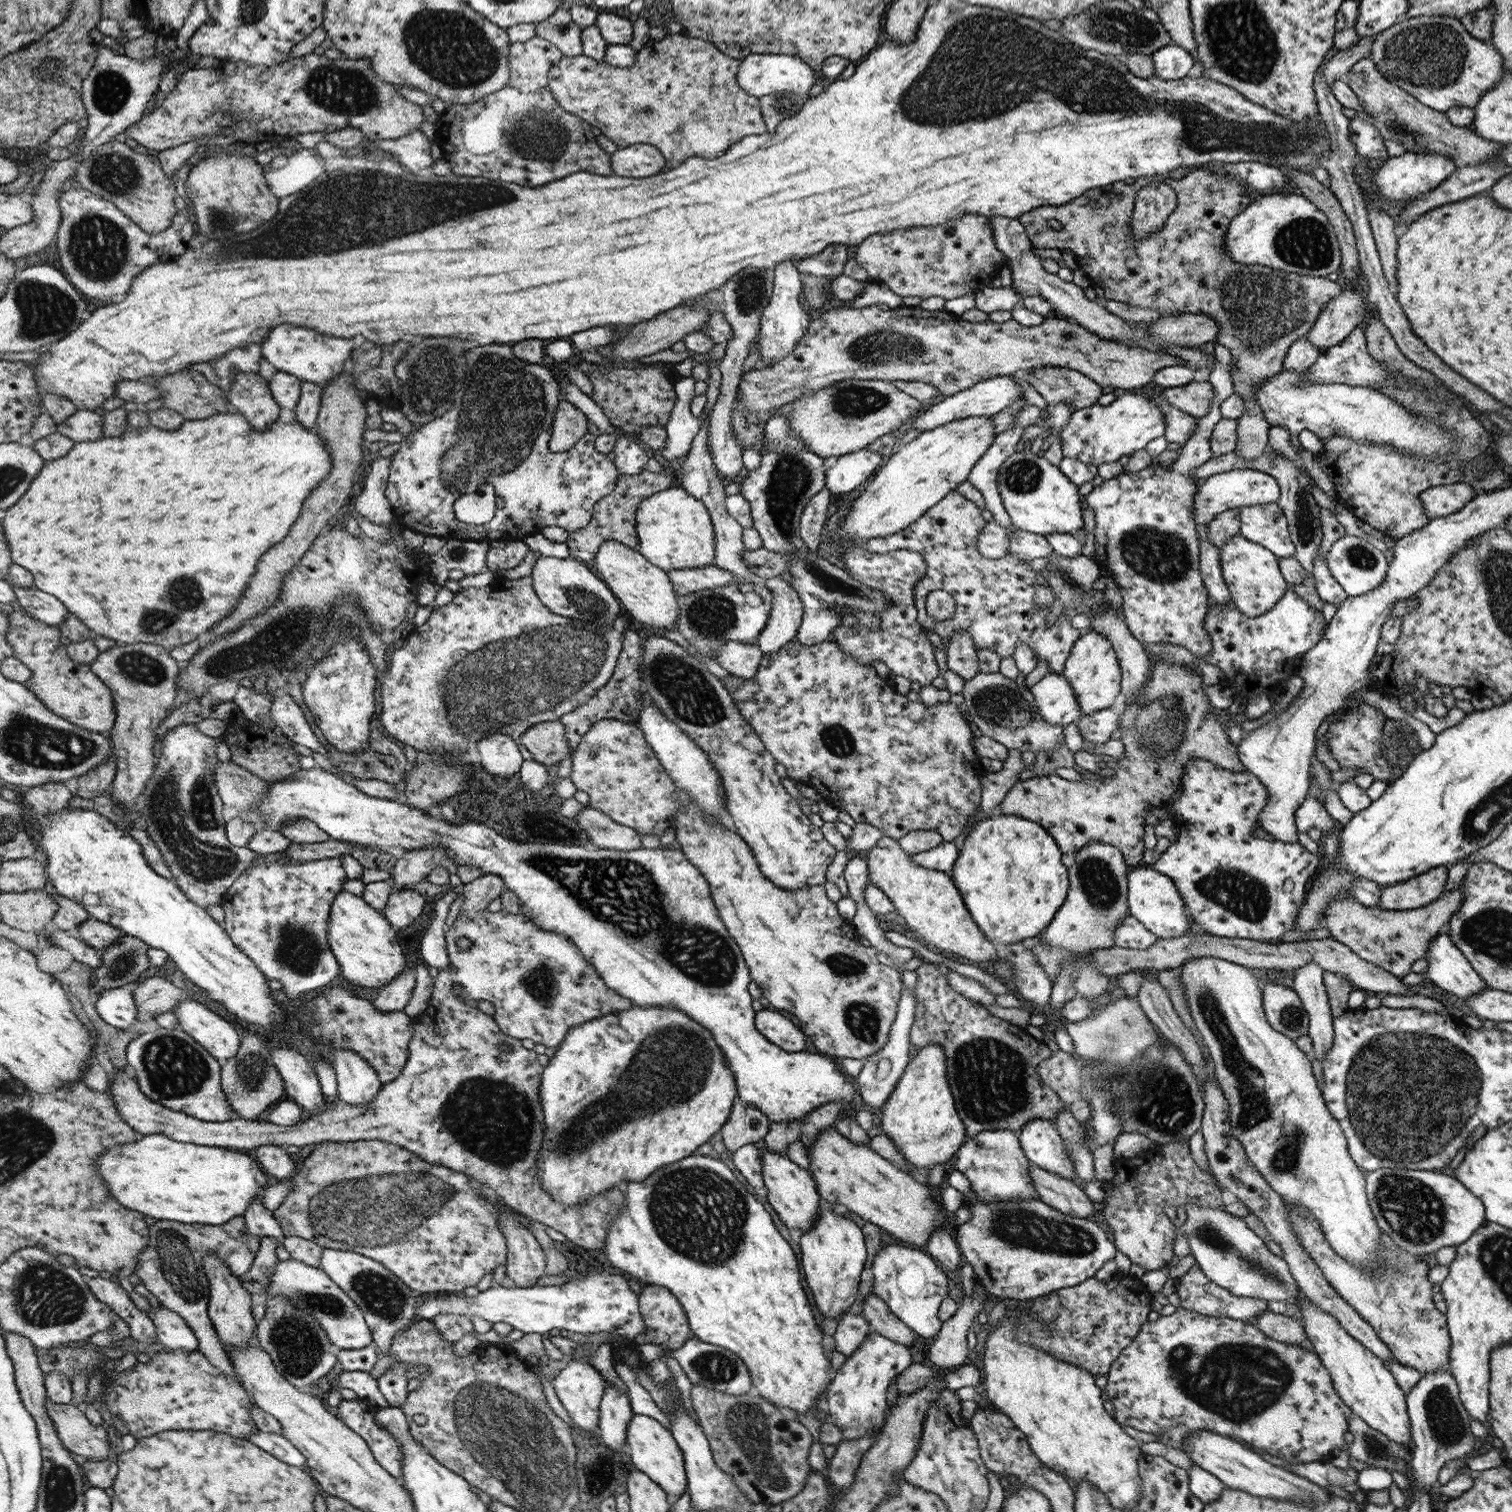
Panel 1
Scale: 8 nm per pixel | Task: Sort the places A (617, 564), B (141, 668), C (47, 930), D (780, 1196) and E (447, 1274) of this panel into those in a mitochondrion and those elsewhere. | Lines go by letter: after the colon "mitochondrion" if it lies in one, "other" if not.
A: other
B: mitochondrion
C: other
D: other
E: other

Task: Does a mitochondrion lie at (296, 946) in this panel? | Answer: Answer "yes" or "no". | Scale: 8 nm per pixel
yes

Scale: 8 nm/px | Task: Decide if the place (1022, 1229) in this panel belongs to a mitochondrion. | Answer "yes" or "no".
yes

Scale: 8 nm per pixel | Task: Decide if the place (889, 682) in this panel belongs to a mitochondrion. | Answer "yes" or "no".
no

